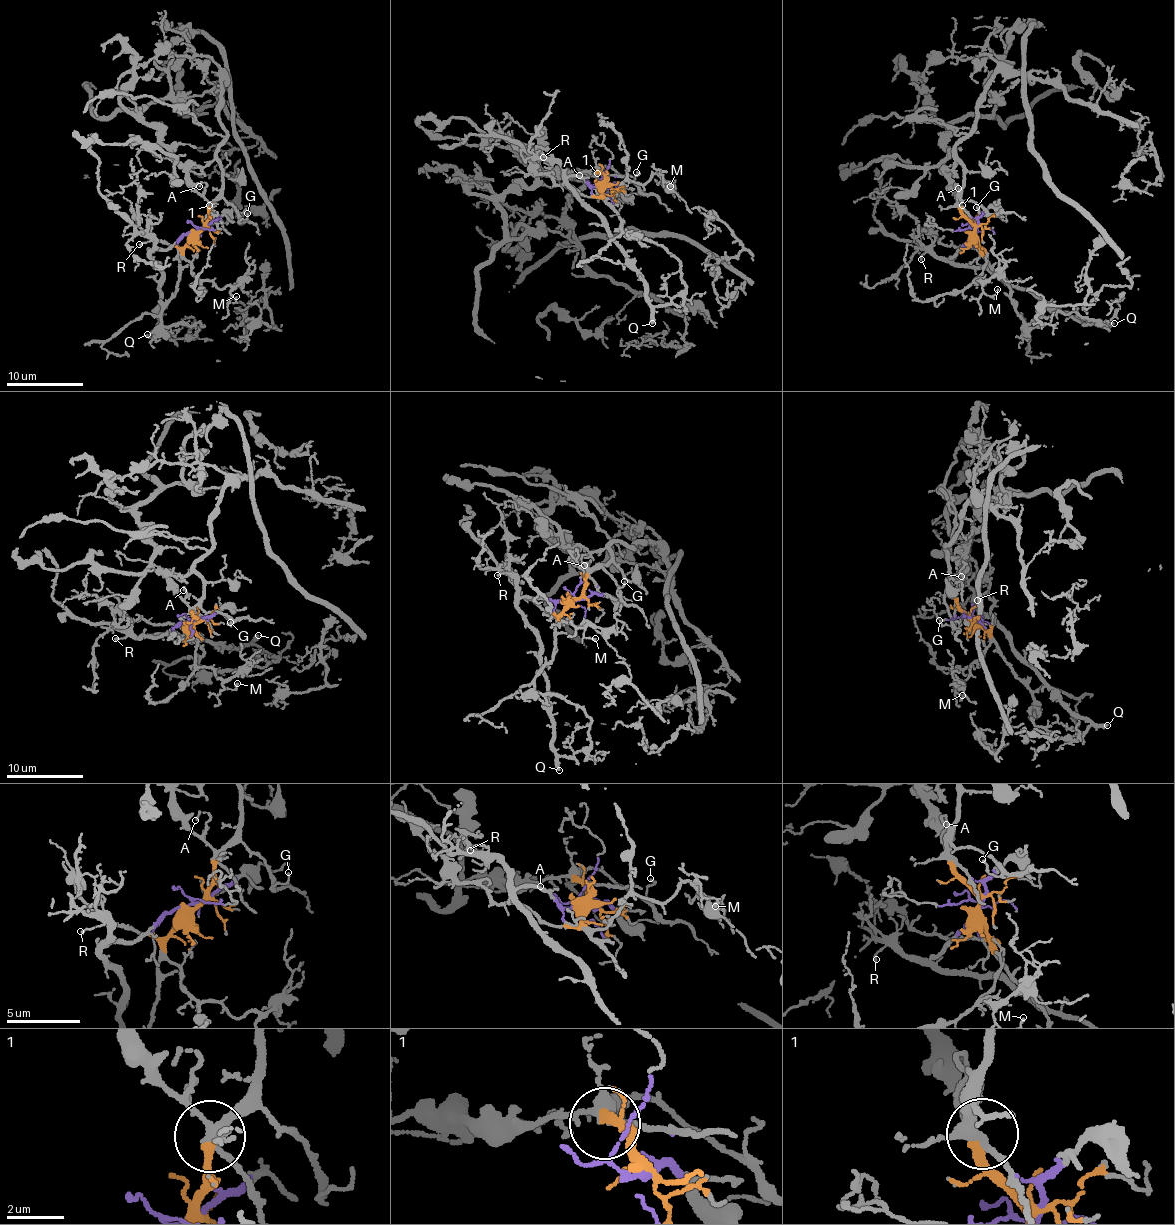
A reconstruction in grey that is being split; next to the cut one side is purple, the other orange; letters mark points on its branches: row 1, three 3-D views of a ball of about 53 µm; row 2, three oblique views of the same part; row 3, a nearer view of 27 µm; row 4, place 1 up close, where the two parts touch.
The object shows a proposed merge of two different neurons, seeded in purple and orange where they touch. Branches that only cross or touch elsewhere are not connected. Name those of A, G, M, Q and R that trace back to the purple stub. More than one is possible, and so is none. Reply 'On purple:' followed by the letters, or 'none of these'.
On purple: A, Q, R

